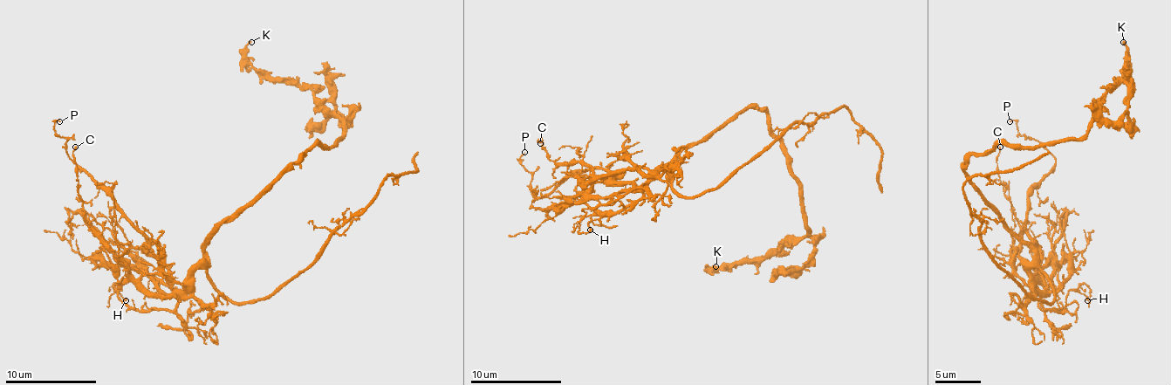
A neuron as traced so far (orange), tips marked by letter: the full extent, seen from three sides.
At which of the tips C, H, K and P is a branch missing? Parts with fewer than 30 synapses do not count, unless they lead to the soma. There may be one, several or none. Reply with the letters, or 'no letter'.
no letter

